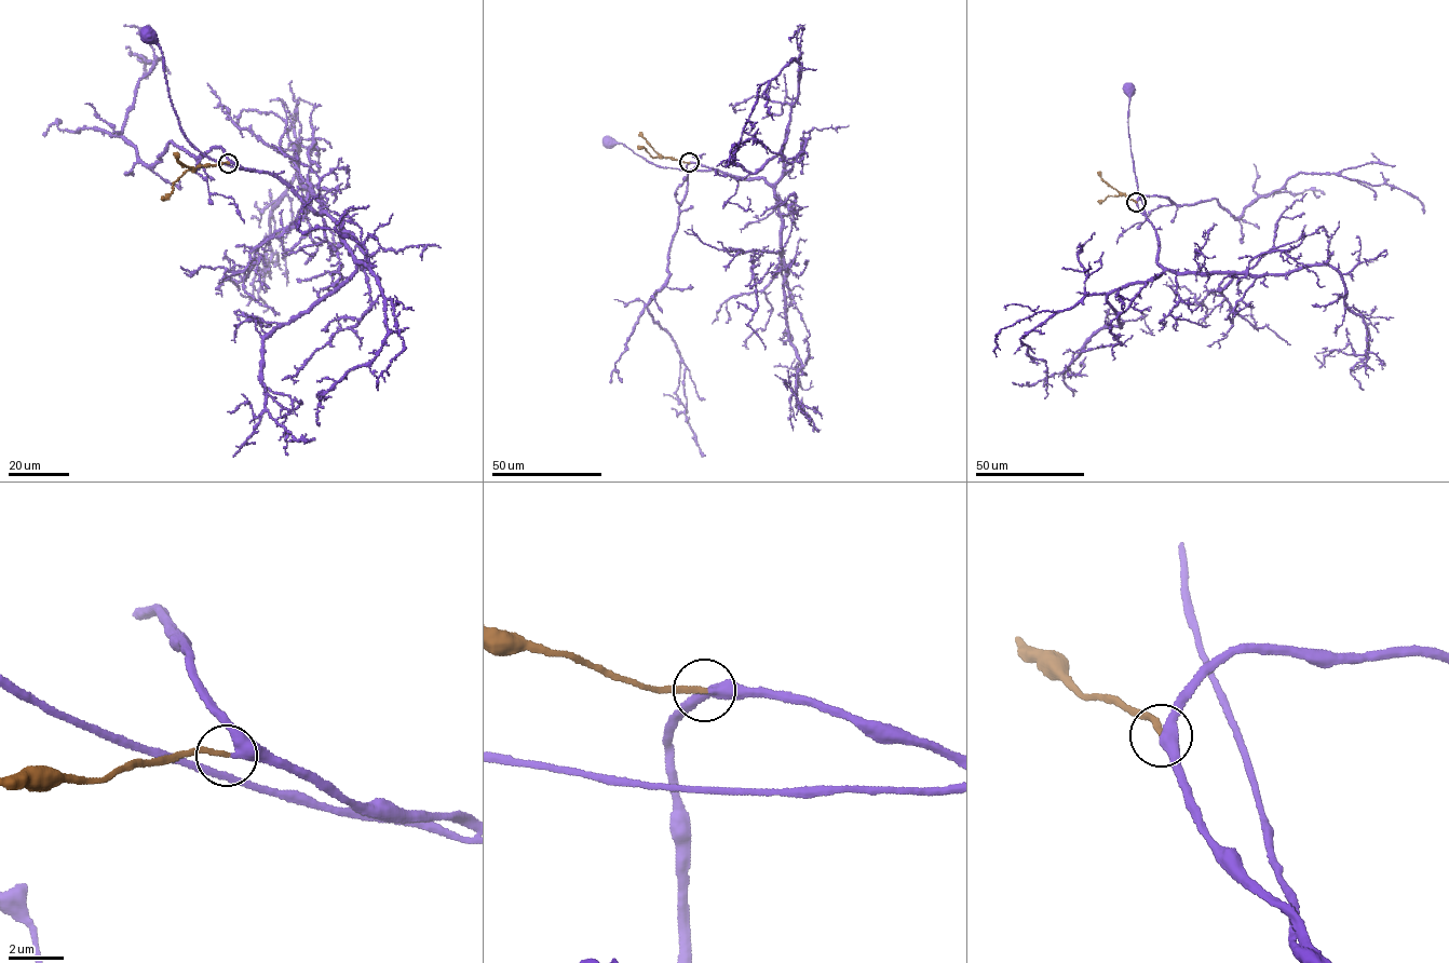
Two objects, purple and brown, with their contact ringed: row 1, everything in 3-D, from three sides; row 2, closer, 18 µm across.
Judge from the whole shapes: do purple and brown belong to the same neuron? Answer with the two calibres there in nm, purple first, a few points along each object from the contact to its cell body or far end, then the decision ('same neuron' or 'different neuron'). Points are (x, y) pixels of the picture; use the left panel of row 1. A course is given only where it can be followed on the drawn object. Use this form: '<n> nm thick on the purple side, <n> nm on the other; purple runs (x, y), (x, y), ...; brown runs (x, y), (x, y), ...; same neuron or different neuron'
360 nm thick on the purple side, 200 nm on the other; purple runs (229, 163), (253, 170), (214, 161), (189, 141), (170, 98), (163, 54), (160, 45), (147, 37); brown runs (228, 163), (185, 171), (174, 182), (170, 194), (161, 200); same neuron

